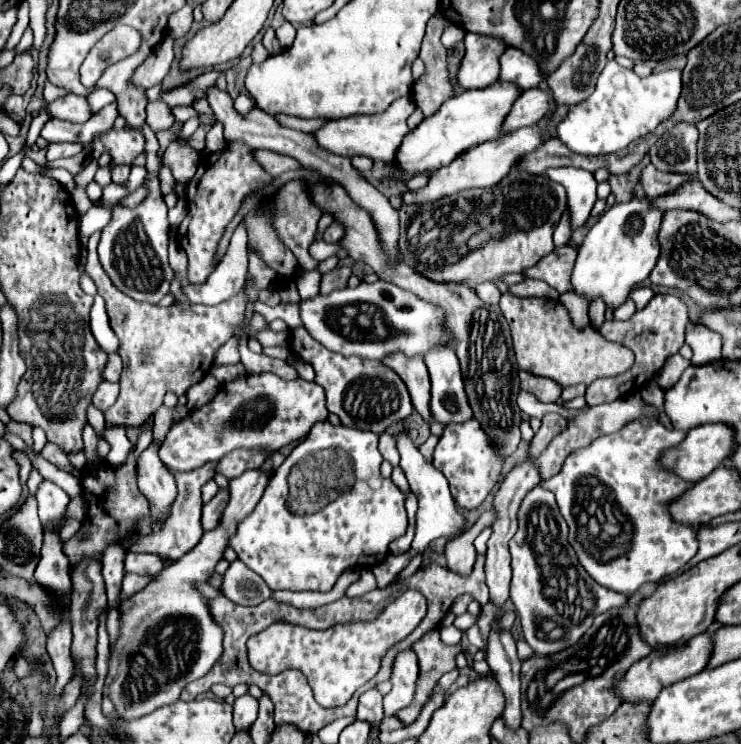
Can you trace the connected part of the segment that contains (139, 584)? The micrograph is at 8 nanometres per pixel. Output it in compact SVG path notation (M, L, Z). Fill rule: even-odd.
M127 573L124 577L124 583L122 583L122 593L124 593L124 597L130 597L130 593L136 593L136 591L144 589L150 581L150 577Z

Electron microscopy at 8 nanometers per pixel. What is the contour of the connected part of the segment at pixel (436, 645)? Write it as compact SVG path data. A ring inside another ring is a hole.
M432 629L432 631L428 631L428 635L424 635L424 639L420 639L418 643L412 645L412 651L418 655L420 677L418 677L414 701L398 713L398 719L404 723L416 721L422 707L432 697L432 691L438 685L438 679L446 671L452 671L456 667L456 655L462 649L460 649L460 645L454 645L454 647L444 645L438 637L438 629Z

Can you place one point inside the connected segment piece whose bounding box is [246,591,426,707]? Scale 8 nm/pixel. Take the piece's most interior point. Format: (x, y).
(336, 661)

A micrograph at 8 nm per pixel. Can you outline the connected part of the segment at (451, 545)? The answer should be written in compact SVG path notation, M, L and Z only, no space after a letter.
M484 511L482 517L460 537L448 541L446 545L446 559L448 559L448 569L458 573L458 575L470 575L472 565L476 561L476 553L472 553L472 541L478 537L478 533L496 521L496 511Z

